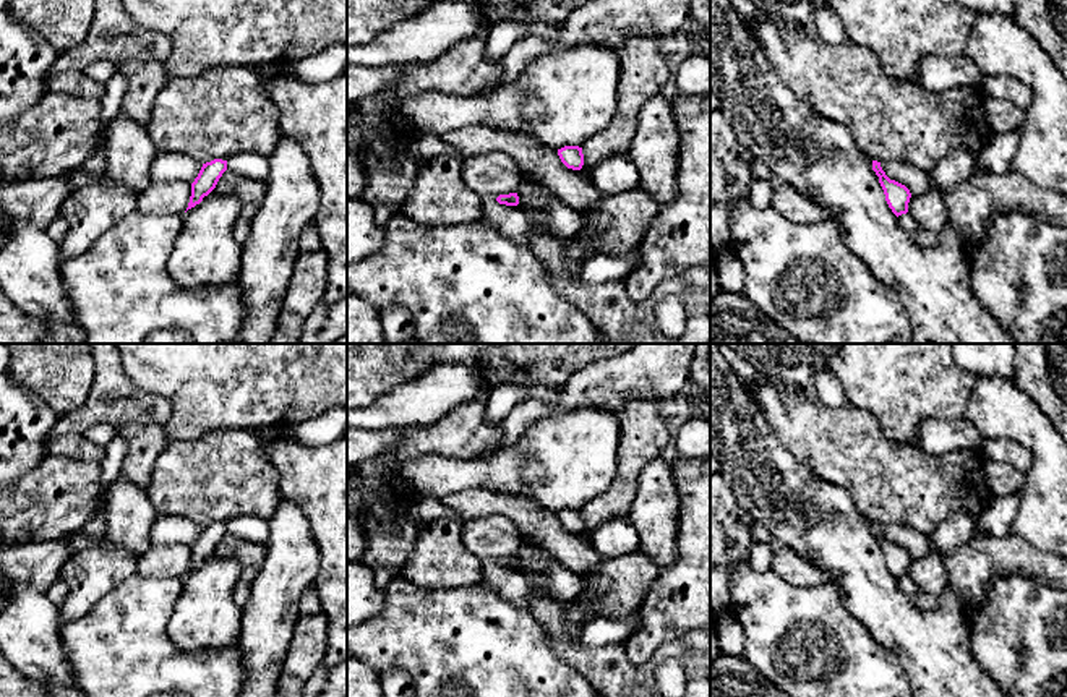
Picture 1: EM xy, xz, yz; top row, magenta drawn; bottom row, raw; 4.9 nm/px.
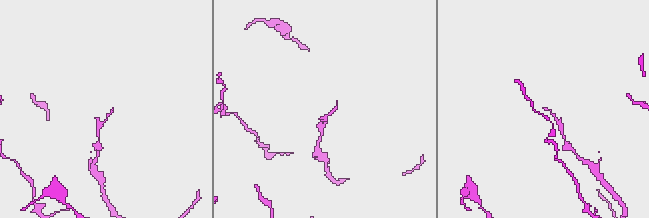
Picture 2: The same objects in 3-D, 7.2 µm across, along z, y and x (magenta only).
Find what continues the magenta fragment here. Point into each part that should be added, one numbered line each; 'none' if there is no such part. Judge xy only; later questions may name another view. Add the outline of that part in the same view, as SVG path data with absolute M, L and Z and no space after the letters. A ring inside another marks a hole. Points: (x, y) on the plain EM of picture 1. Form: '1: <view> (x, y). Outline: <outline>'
none

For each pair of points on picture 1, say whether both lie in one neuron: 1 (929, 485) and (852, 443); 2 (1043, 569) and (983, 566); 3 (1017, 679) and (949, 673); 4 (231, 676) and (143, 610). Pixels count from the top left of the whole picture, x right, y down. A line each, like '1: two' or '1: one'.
1: one
2: one
3: two
4: one

